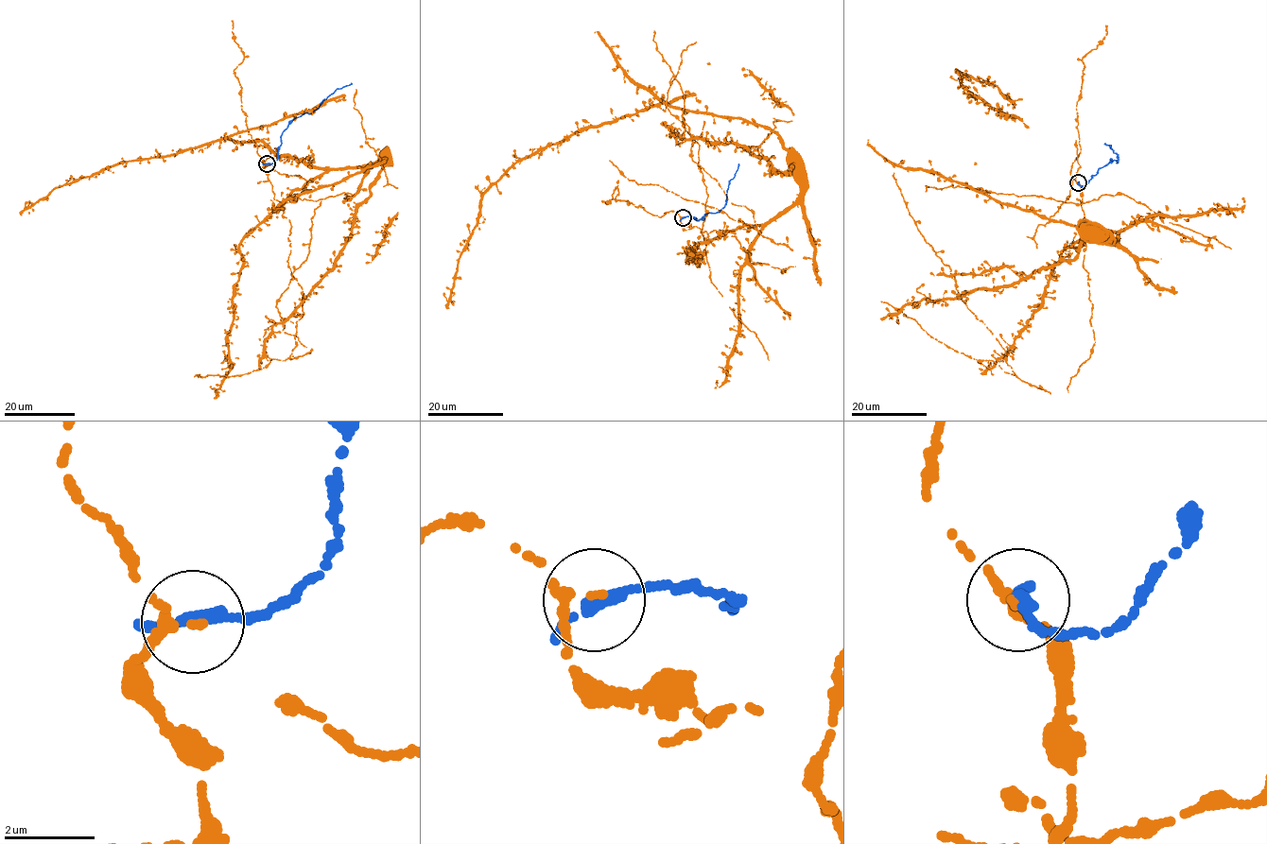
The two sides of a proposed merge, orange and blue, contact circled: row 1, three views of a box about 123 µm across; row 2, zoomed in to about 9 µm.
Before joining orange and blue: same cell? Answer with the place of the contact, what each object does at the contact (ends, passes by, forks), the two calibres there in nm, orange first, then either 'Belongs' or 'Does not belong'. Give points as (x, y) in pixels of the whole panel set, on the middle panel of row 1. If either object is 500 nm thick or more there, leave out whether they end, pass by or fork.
Place: (683, 217). At the ring orange ends. At the ring blue passes by. Thickness 220 nm (orange) against 240 nm. Belongs

